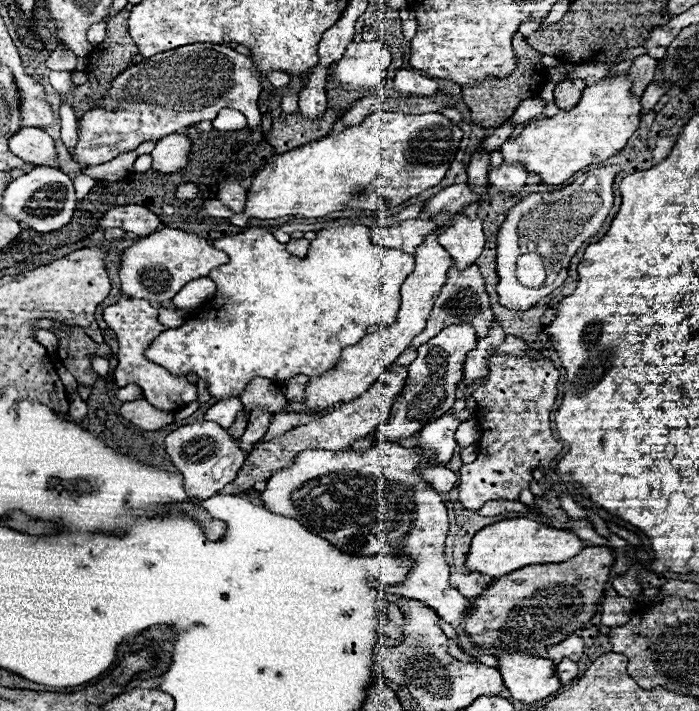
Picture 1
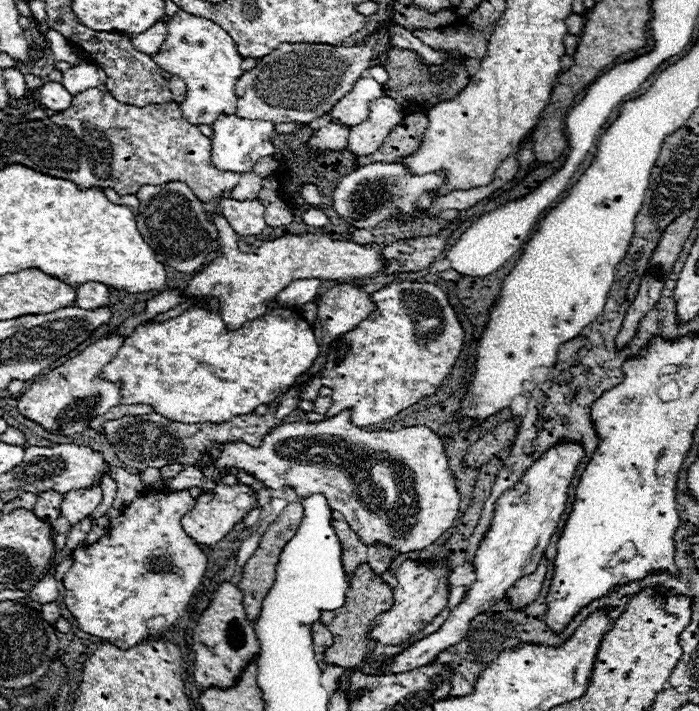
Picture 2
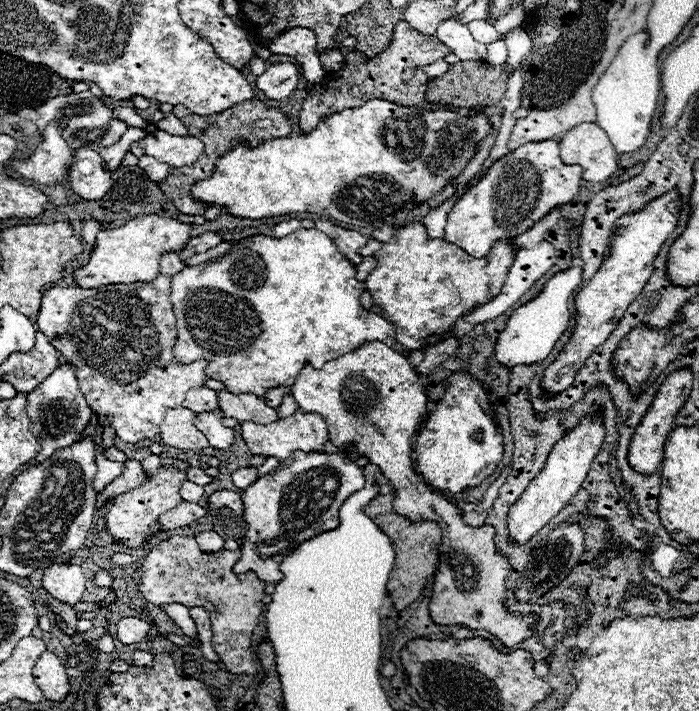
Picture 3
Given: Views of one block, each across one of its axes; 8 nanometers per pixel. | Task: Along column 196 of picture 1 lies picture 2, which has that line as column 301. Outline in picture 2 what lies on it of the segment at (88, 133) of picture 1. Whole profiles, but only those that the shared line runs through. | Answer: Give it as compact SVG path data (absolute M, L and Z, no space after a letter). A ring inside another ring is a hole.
M386 24L376 30L370 40L360 46L332 46L329 44L288 44L282 43L278 50L264 56L256 68L246 70L236 82L236 114L252 120L278 122L300 122L310 124L318 116L332 110L332 106L342 100L362 76L364 70L372 66L372 60L392 44L394 48L414 50L428 64L442 64L448 60L444 52L436 52L422 44L410 30L398 24Z

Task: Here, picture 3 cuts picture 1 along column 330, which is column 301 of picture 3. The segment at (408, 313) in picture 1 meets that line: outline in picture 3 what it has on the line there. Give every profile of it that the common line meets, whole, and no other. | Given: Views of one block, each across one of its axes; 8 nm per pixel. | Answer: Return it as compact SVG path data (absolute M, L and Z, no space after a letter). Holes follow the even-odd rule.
M364 342L352 352L328 360L320 370L306 364L292 384L292 396L304 412L316 412L324 418L334 446L380 466L384 476L394 484L394 508L398 514L406 514L408 518L434 518L442 526L440 568L434 578L430 618L444 626L464 624L468 628L488 630L498 636L506 648L514 648L520 640L528 638L528 626L534 618L510 614L502 606L508 560L496 554L494 528L466 526L460 510L448 504L440 492L434 492L414 470L410 456L412 438L416 438L418 426L428 412L428 396L418 382L416 370L408 364L408 358L382 342Z

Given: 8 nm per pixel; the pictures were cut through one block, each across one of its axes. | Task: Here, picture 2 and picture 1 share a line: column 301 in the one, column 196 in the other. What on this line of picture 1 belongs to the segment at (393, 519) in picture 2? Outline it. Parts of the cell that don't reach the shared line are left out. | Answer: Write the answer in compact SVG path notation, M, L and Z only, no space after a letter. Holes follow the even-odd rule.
M196 422L180 426L166 436L164 446L172 464L184 476L184 488L188 490L188 496L194 498L208 498L218 494L228 482L236 478L238 470L244 464L244 454L238 442L232 440L228 432L222 430L216 422Z

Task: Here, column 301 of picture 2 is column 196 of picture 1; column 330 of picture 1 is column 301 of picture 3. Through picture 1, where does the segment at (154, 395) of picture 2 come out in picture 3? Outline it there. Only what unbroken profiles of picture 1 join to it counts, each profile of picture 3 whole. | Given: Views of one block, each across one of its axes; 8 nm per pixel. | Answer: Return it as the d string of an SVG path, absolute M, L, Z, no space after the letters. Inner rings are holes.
M300 228L284 238L258 234L238 240L224 256L184 268L172 278L170 298L178 330L174 356L180 362L208 360L208 376L226 384L228 392L252 392L264 398L270 388L292 386L306 362L314 368L322 368L326 360L346 354L366 340L380 340L394 346L394 326L382 316L362 308L360 294L364 292L364 282L358 282L354 274L356 266L316 228Z

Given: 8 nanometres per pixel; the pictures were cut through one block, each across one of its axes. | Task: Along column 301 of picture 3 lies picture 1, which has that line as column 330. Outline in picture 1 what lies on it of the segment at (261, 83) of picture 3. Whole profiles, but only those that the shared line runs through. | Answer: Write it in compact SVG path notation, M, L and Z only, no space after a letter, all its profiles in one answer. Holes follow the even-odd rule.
M350 42L344 56L336 62L330 78L338 84L376 86L386 78L390 66L390 50L374 42Z

